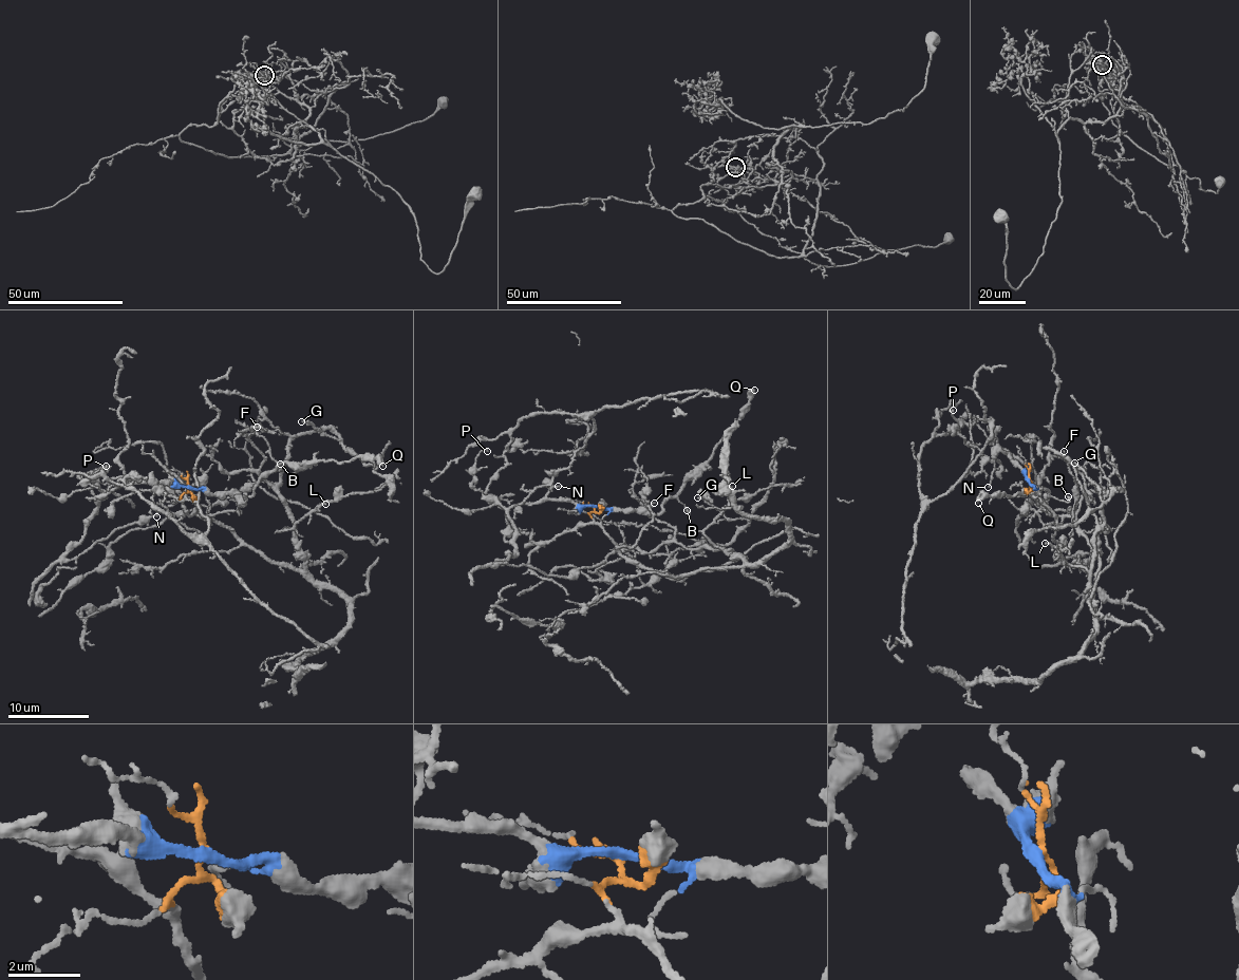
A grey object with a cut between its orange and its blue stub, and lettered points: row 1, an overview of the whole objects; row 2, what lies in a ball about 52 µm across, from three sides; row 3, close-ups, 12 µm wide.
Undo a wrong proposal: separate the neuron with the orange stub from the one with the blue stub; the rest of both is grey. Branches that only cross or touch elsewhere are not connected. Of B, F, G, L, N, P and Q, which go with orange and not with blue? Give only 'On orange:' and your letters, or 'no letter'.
On orange: F, G, L

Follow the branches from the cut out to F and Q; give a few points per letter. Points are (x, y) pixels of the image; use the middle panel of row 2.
F: (595, 506), (597, 524), (648, 569), (678, 578), (740, 565), (725, 547), (683, 547), (649, 510), (654, 503)
Q: (595, 506), (646, 508), (654, 514), (661, 514), (661, 504), (704, 469), (754, 390)

